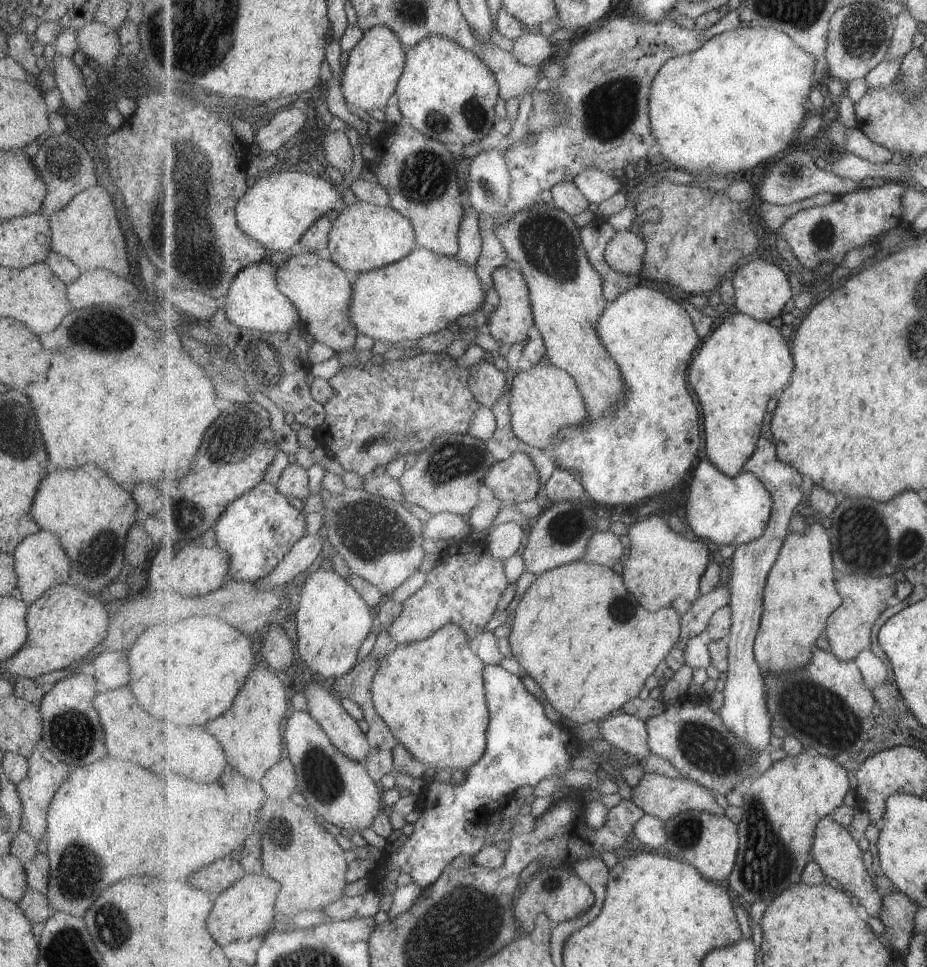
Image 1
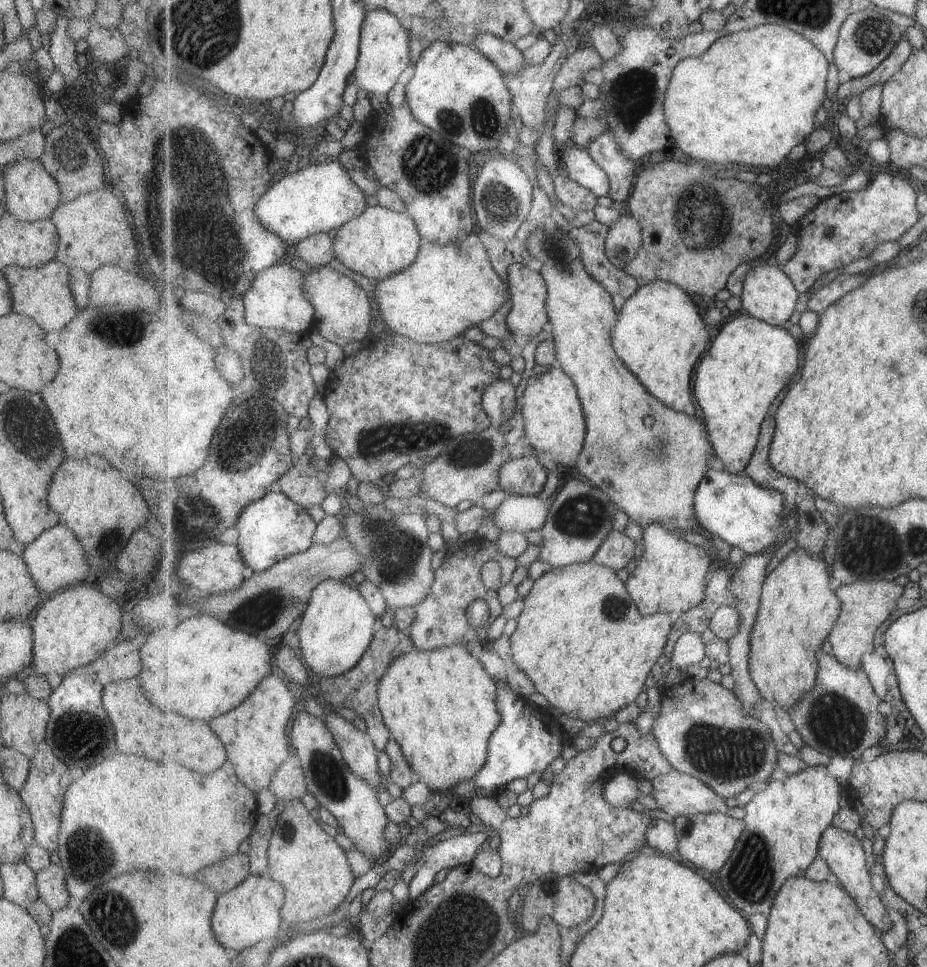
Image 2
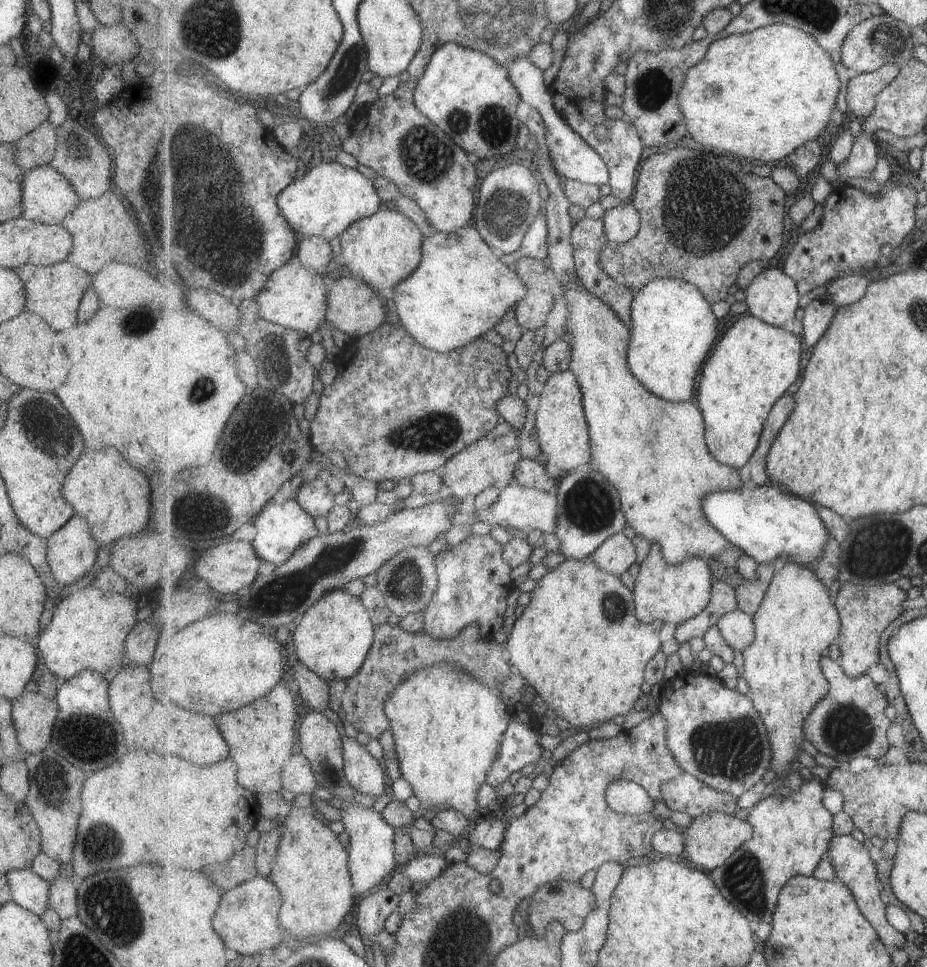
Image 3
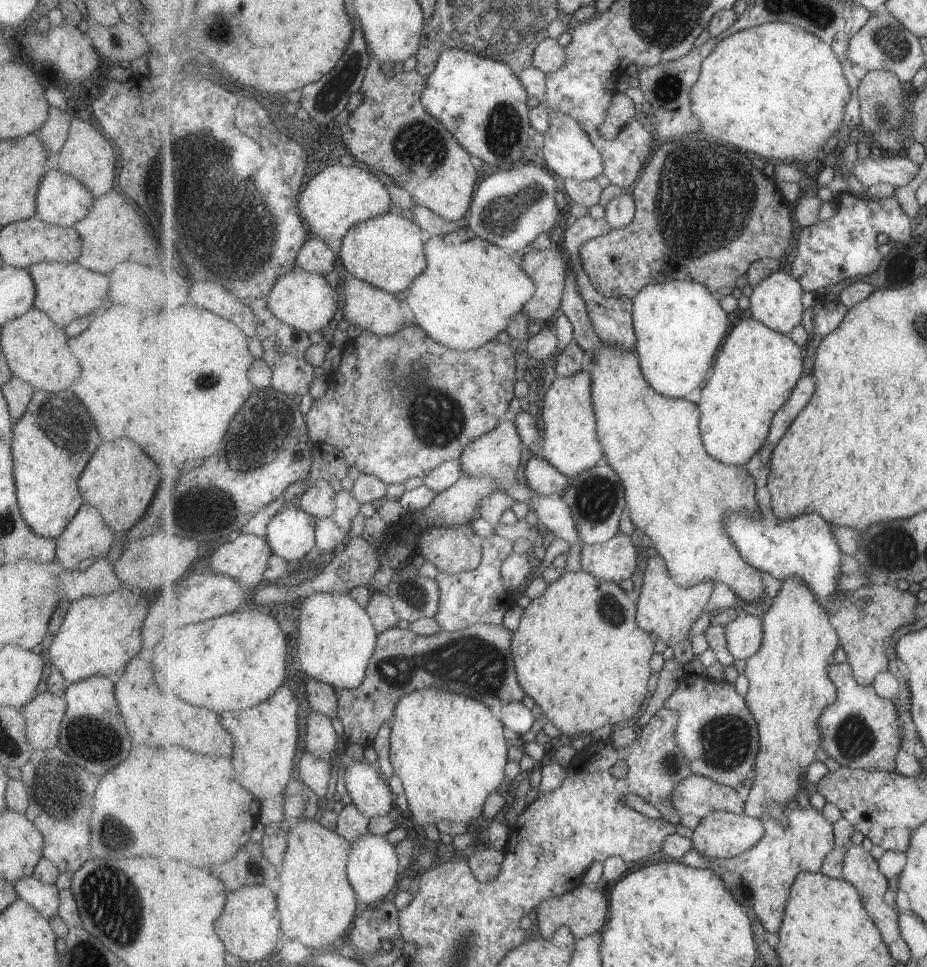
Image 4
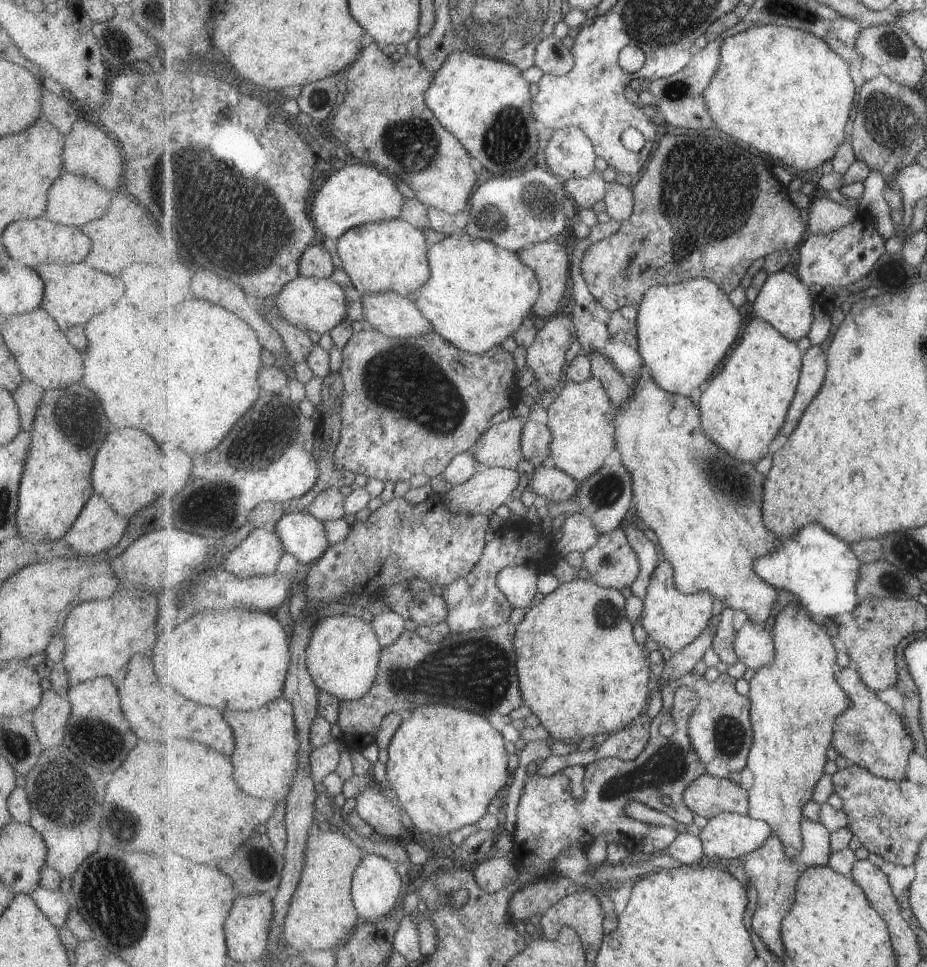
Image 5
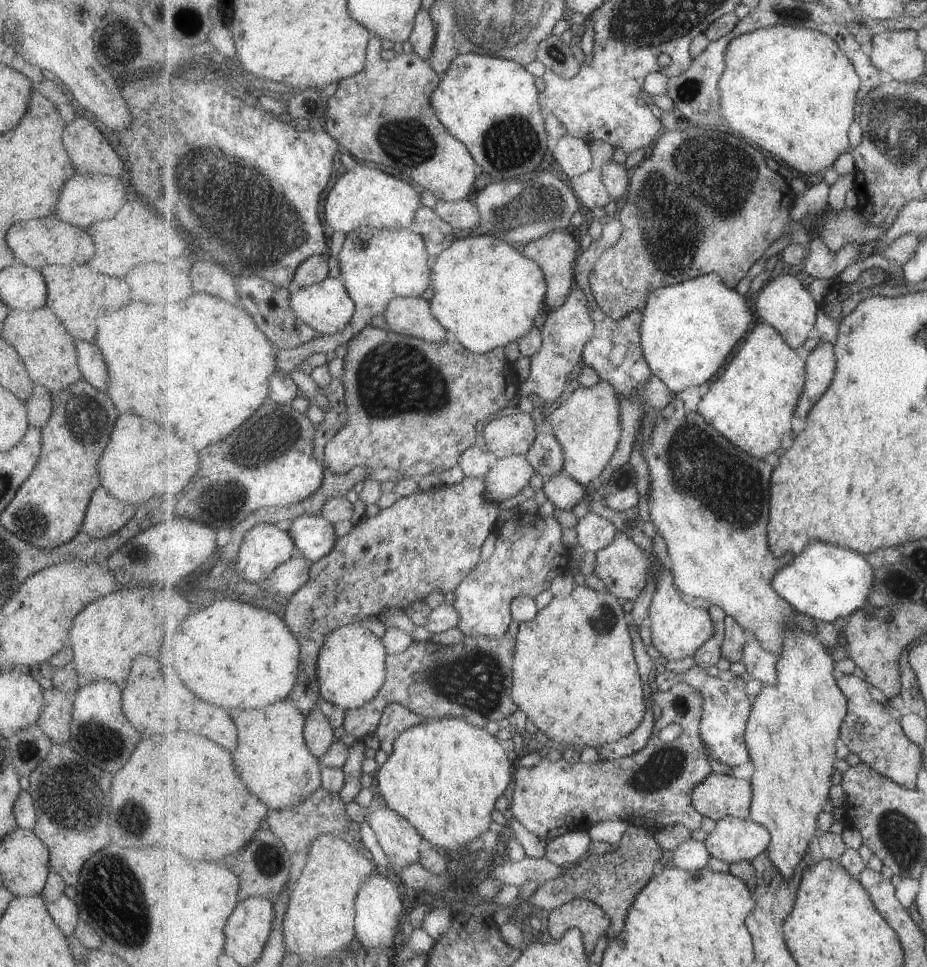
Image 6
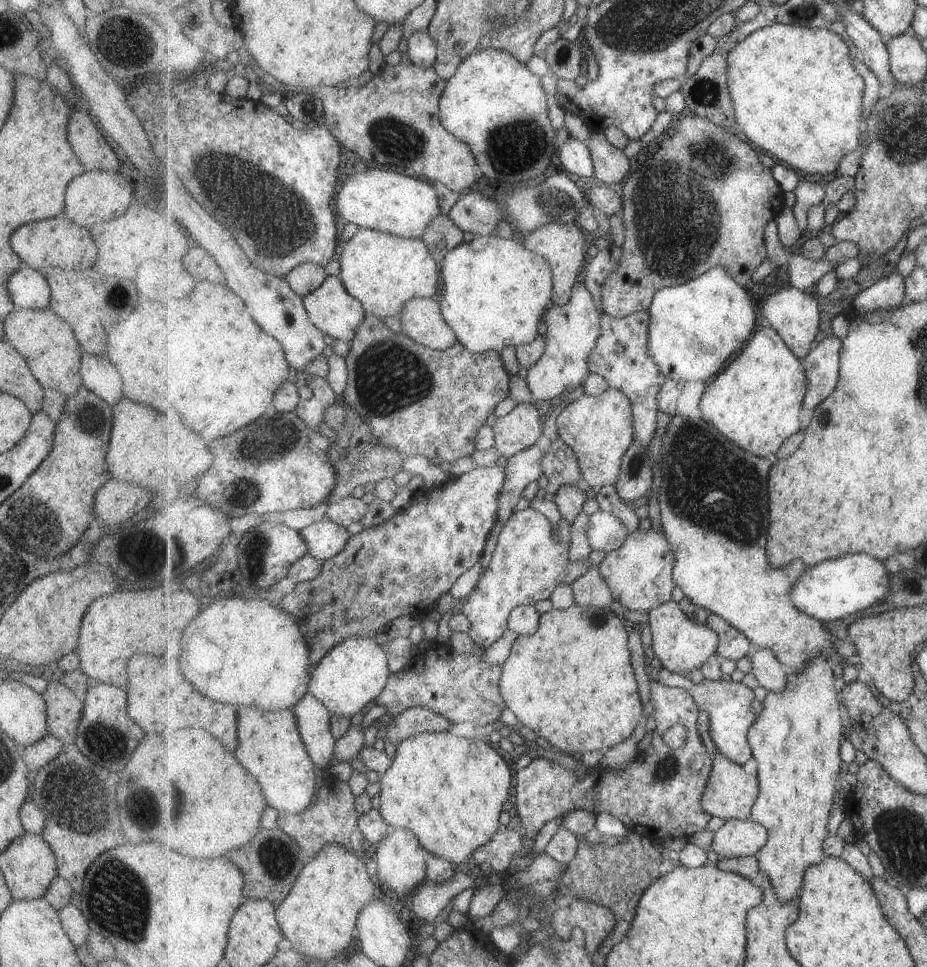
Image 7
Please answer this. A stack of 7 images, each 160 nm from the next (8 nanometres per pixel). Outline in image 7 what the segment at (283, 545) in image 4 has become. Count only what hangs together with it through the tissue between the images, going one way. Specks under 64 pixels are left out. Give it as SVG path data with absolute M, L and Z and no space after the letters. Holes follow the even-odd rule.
M327 517L305 527L301 534L310 546L309 554L323 562L337 556L352 537L349 528Z

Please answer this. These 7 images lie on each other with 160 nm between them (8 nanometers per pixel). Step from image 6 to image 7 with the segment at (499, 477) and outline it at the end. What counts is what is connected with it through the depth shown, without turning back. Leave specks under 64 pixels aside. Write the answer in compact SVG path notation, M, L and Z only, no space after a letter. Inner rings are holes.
M534 444L512 457L508 457L506 484L499 492L499 516L497 521L506 523L513 513L515 504L521 500L523 491L529 484L539 480L544 474L542 458L546 450Z

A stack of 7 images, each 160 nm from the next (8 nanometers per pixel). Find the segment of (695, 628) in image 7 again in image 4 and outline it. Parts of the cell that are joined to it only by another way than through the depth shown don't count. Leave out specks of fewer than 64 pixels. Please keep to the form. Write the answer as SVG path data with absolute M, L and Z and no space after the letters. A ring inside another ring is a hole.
M659 553L650 558L642 580L638 598L639 626L647 632L656 634L668 646L673 647L677 660L681 664L687 664L695 655L690 637L691 626L706 610L716 583L711 579L705 579L694 587L681 587L674 581L666 560Z

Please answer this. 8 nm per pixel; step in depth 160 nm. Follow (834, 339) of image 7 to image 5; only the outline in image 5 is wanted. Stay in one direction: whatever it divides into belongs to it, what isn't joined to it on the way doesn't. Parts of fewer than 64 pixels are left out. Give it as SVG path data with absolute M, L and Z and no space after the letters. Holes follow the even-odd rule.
M811 345L804 354L800 383L794 402L791 403L790 411L786 416L786 423L770 448L772 454L775 454L788 442L789 437L797 428L801 418L803 418L805 411L823 388L827 373L828 356L826 352L823 352L823 348L819 348L817 345Z

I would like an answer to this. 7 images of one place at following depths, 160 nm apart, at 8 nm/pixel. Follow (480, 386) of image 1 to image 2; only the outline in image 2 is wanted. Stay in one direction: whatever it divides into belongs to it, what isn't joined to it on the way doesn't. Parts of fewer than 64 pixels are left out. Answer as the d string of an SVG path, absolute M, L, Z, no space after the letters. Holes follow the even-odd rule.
M499 379L486 388L483 404L492 418L493 427L498 429L502 424L510 421L520 407L517 390L509 380Z

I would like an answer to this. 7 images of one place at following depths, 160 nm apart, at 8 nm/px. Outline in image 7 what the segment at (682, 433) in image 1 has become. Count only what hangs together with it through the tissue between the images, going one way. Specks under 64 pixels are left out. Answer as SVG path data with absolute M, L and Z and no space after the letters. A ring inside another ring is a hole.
M716 266L689 282L663 287L654 296L650 306L649 350L655 362L668 379L702 381L721 372L725 362L743 348L755 333L757 308L747 290L740 285L724 266Z

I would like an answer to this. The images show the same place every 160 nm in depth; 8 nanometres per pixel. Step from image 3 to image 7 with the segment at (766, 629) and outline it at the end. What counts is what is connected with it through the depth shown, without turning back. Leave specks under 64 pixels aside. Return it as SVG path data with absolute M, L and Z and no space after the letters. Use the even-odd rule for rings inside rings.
M815 657L806 669L788 676L788 685L781 692L770 691L763 701L762 714L750 728L749 740L758 762L757 776L761 792L755 801L749 818L763 824L769 832L768 843L756 854L760 860L760 870L768 876L775 887L780 901L790 903L799 901L802 895L806 870L820 863L825 857L824 843L829 836L829 818L835 806L835 792L839 789L841 774L841 742L844 740L843 728L847 726L846 714L843 712L841 693L835 688L837 673L833 664Z

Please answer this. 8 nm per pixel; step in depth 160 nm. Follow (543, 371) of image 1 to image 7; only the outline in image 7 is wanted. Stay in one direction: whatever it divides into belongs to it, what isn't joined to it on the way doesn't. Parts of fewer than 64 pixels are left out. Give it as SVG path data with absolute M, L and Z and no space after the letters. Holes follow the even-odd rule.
M610 387L599 396L583 395L569 403L557 418L558 437L563 439L577 453L582 470L582 480L585 487L594 490L609 486L615 486L622 474L622 462L627 449L634 443L634 410L631 399L620 390Z

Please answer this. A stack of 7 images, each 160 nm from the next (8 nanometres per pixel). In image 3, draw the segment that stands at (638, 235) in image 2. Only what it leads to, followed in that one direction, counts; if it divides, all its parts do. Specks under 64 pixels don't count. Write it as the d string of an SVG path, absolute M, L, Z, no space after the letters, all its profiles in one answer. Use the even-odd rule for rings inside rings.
M629 200L607 209L603 221L608 240L623 244L638 235L642 225L642 216L637 207Z

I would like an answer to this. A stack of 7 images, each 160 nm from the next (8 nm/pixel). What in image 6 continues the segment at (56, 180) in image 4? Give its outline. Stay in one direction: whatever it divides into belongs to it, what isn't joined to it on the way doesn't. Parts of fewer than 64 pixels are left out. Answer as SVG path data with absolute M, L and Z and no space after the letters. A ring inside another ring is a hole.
M75 172L65 181L65 186L61 188L59 202L57 202L57 208L53 213L57 214L56 217L63 222L86 229L95 222L115 216L115 213L129 197L125 188L123 183L115 177L88 175L87 173L81 175Z

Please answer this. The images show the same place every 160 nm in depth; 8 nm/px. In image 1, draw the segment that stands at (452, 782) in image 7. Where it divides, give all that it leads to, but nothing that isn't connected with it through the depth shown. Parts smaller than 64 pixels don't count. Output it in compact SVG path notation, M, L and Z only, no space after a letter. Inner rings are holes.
M449 623L442 628L441 631L432 634L429 638L422 641L415 641L414 643L405 643L400 645L392 644L388 652L381 659L379 670L374 676L372 684L372 692L374 694L374 701L377 712L385 719L389 728L395 734L399 744L405 745L405 748L427 767L440 768L461 768L467 772L469 767L473 767L486 751L486 732L490 726L490 710L488 708L488 700L486 697L486 686L484 684L484 670L486 668L485 662L471 650L469 641L471 636L464 631L458 624Z

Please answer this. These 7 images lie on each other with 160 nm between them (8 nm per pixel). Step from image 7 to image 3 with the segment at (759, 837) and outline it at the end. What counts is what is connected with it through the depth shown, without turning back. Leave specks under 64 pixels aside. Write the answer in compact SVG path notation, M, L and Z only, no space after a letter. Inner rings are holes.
M711 811L695 817L684 833L685 854L684 858L696 868L713 871L723 865L730 856L735 854L743 844L754 835L754 826L748 819L740 820L737 816L728 815L721 811Z

